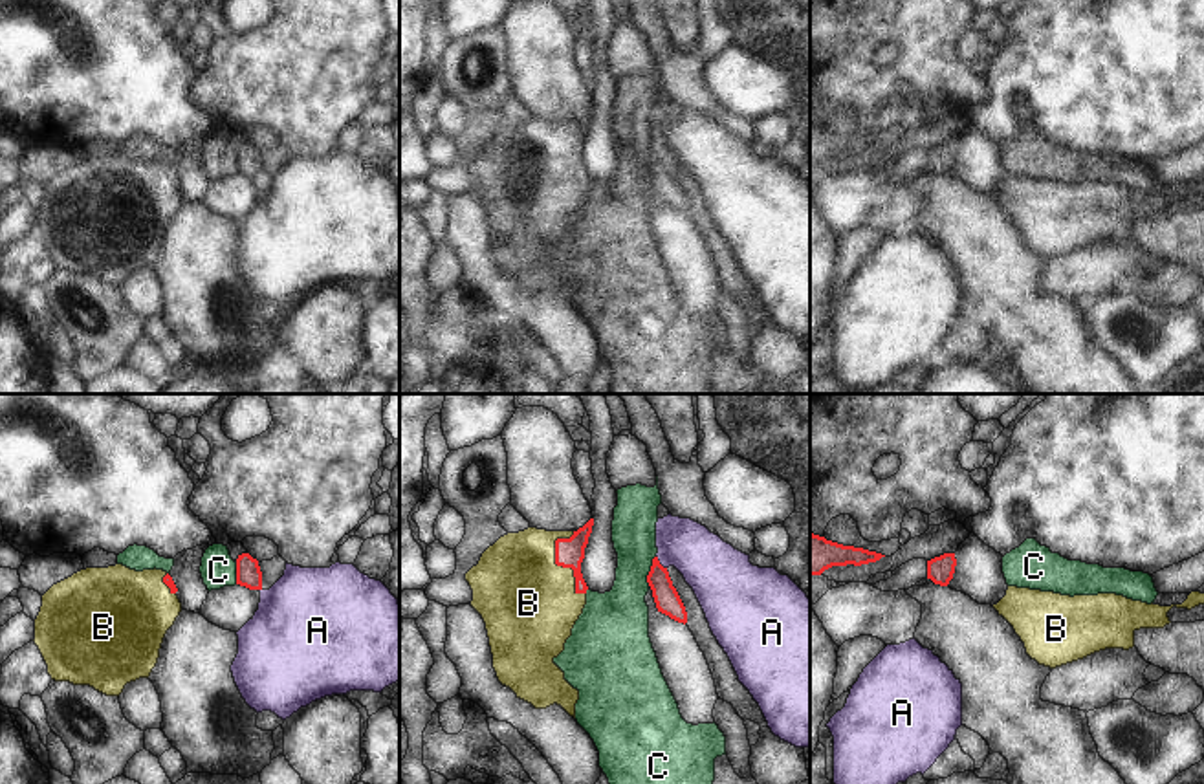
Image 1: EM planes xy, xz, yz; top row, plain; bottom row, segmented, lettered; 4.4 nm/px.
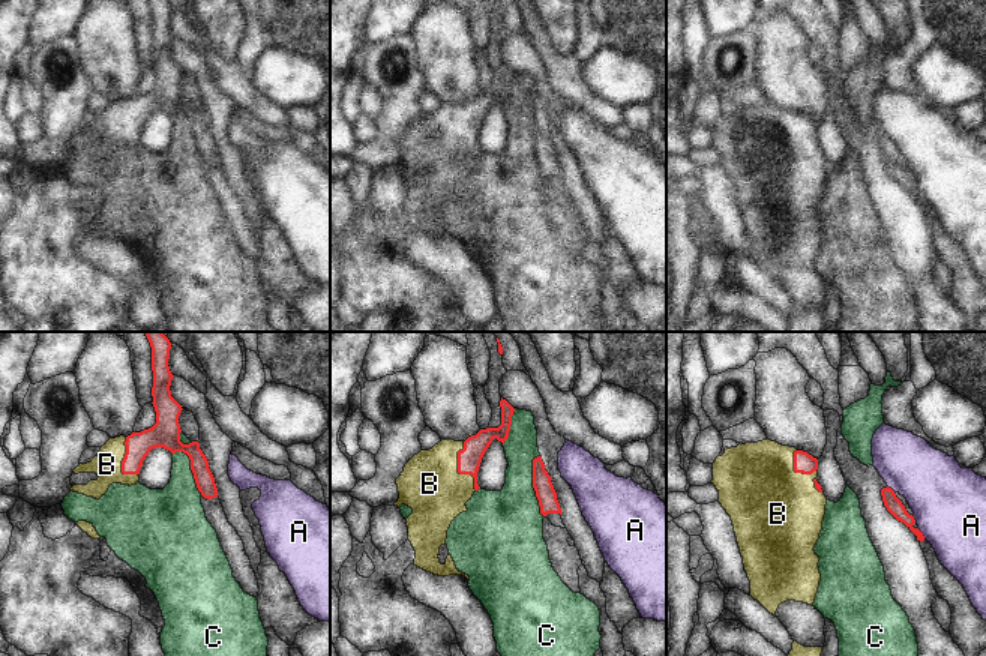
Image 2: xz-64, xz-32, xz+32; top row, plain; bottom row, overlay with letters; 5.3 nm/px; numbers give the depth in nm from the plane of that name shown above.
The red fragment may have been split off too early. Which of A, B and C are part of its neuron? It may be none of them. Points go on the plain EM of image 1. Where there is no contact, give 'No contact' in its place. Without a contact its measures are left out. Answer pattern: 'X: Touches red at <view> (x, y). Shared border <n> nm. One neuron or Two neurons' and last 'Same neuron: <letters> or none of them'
A: Touches red at xz (658, 152). Shared border 80 nm. Two neurons
B: Touches red at xz (559, 154). Shared border 280 nm. One neuron
C: Touches red at xz (651, 160). Shared border 140 nm. Two neurons
Same neuron: B

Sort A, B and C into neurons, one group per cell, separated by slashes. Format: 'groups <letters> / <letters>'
groups A / B / C

